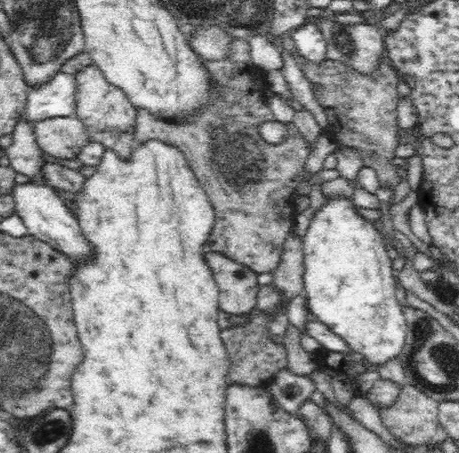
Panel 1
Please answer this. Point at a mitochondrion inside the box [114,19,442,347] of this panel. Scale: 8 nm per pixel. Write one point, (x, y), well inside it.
(235, 154)

